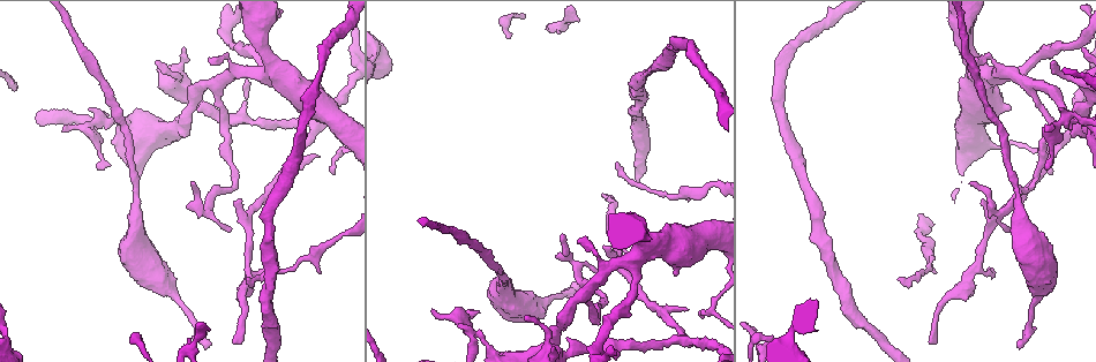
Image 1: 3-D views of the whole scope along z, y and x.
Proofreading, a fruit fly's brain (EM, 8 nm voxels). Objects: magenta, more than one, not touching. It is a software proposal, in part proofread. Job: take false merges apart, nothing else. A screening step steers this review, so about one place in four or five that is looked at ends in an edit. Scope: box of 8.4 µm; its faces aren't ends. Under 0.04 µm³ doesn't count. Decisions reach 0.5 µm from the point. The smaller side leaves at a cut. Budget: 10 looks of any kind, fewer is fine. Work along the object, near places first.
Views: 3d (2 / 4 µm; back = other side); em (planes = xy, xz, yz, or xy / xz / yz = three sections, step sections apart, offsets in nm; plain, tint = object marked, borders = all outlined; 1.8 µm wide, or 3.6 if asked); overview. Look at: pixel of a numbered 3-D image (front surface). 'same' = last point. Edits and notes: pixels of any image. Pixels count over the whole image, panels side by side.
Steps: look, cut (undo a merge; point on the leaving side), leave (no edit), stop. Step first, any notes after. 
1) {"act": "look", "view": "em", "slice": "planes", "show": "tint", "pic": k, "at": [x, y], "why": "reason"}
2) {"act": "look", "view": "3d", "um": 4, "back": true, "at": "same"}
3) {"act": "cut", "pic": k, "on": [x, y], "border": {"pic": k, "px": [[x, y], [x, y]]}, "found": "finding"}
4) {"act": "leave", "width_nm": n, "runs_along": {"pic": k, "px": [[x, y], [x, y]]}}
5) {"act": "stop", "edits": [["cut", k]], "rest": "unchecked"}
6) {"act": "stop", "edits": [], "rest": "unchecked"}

{"act": "look", "view": "3d", "um": 2, "pic": 1, "at": [231, 188], "why": "sharp bend"}

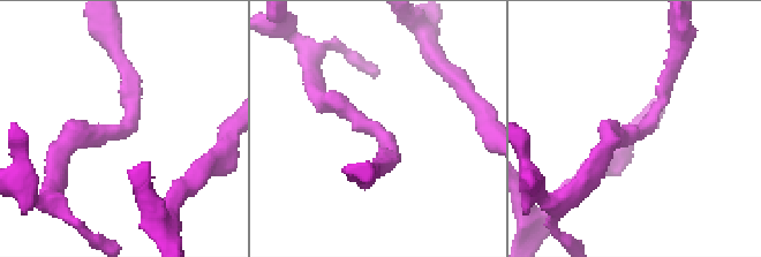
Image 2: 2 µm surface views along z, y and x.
{"act": "look", "view": "em", "slice": "planes", "show": "tint", "pic": 2, "at": [379, 136]}

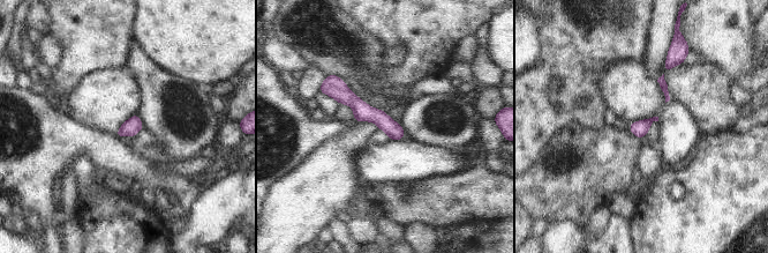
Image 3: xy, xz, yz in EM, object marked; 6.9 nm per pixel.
{"act": "leave", "width_nm": 110, "found": "all the same neuron"}

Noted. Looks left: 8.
{"act": "look", "view": "em", "slice": "planes", "show": "tint", "pic": 1, "at": [716, 312], "why": "sharp bend"}

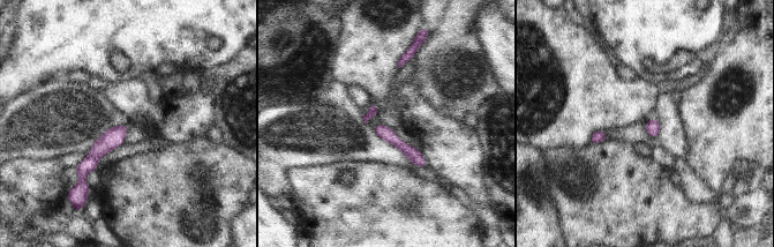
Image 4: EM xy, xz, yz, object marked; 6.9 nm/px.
{"act": "leave", "runs_along": {"pic": 4, "px": [[124, 128], [82, 170], [82, 177]]}, "found": "continuous, no second neuron"}

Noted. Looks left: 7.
{"act": "look", "view": "3d", "um": 4, "pic": 1, "at": [647, 247], "why": "calibre changes"}

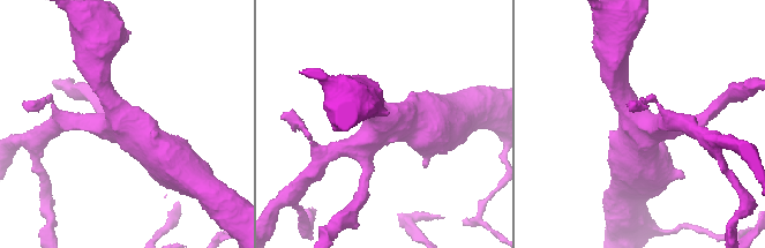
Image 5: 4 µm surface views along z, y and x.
{"act": "look", "view": "em", "um": 3.6, "slice": "yz", "step": 16, "show": "tint", "pic": 5, "at": [638, 131], "arms": 3, "arm_widths_nm": [280, 280, 700]}

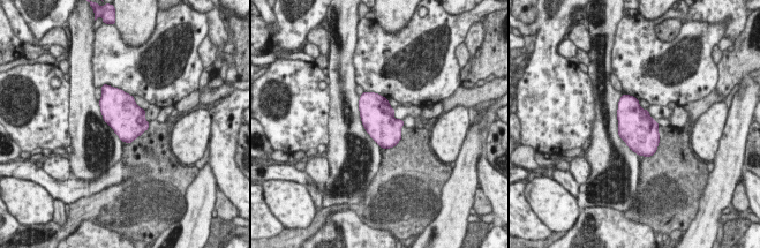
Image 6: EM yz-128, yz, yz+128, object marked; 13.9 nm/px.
{"act": "look", "view": "em", "um": 3.6, "slice": "planes", "show": "borders", "at": "same", "why": "cut it another way"}

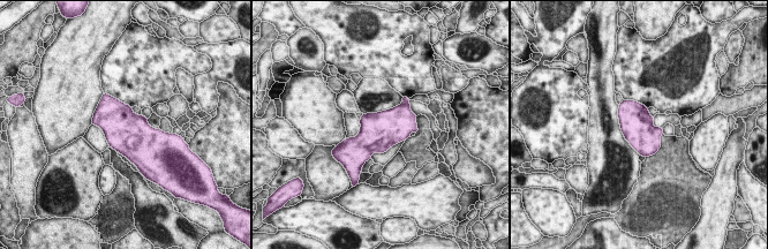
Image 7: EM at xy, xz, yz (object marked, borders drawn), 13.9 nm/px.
{"act": "leave", "width_nm": 460, "found": "continuous, no second neuron"}

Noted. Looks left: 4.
{"act": "look", "view": "em", "slice": "xz", "step": 8, "show": "tint", "pic": 1, "at": [1031, 84], "why": "side arm on a straight run"}

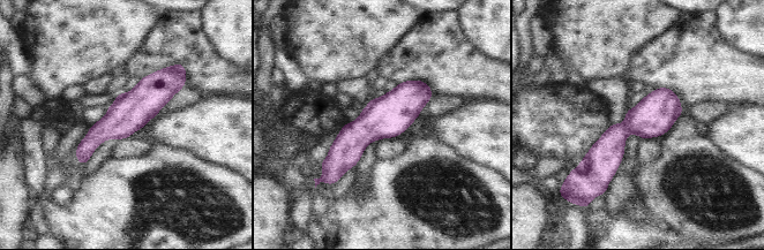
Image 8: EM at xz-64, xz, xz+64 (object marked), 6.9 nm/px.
{"act": "leave", "runs_along": {"pic": 8, "px": [[178, 80], [107, 127], [82, 160]]}, "found": "all the same neuron"}

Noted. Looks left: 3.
{"act": "stop", "edits": [], "rest": "unchecked"}

